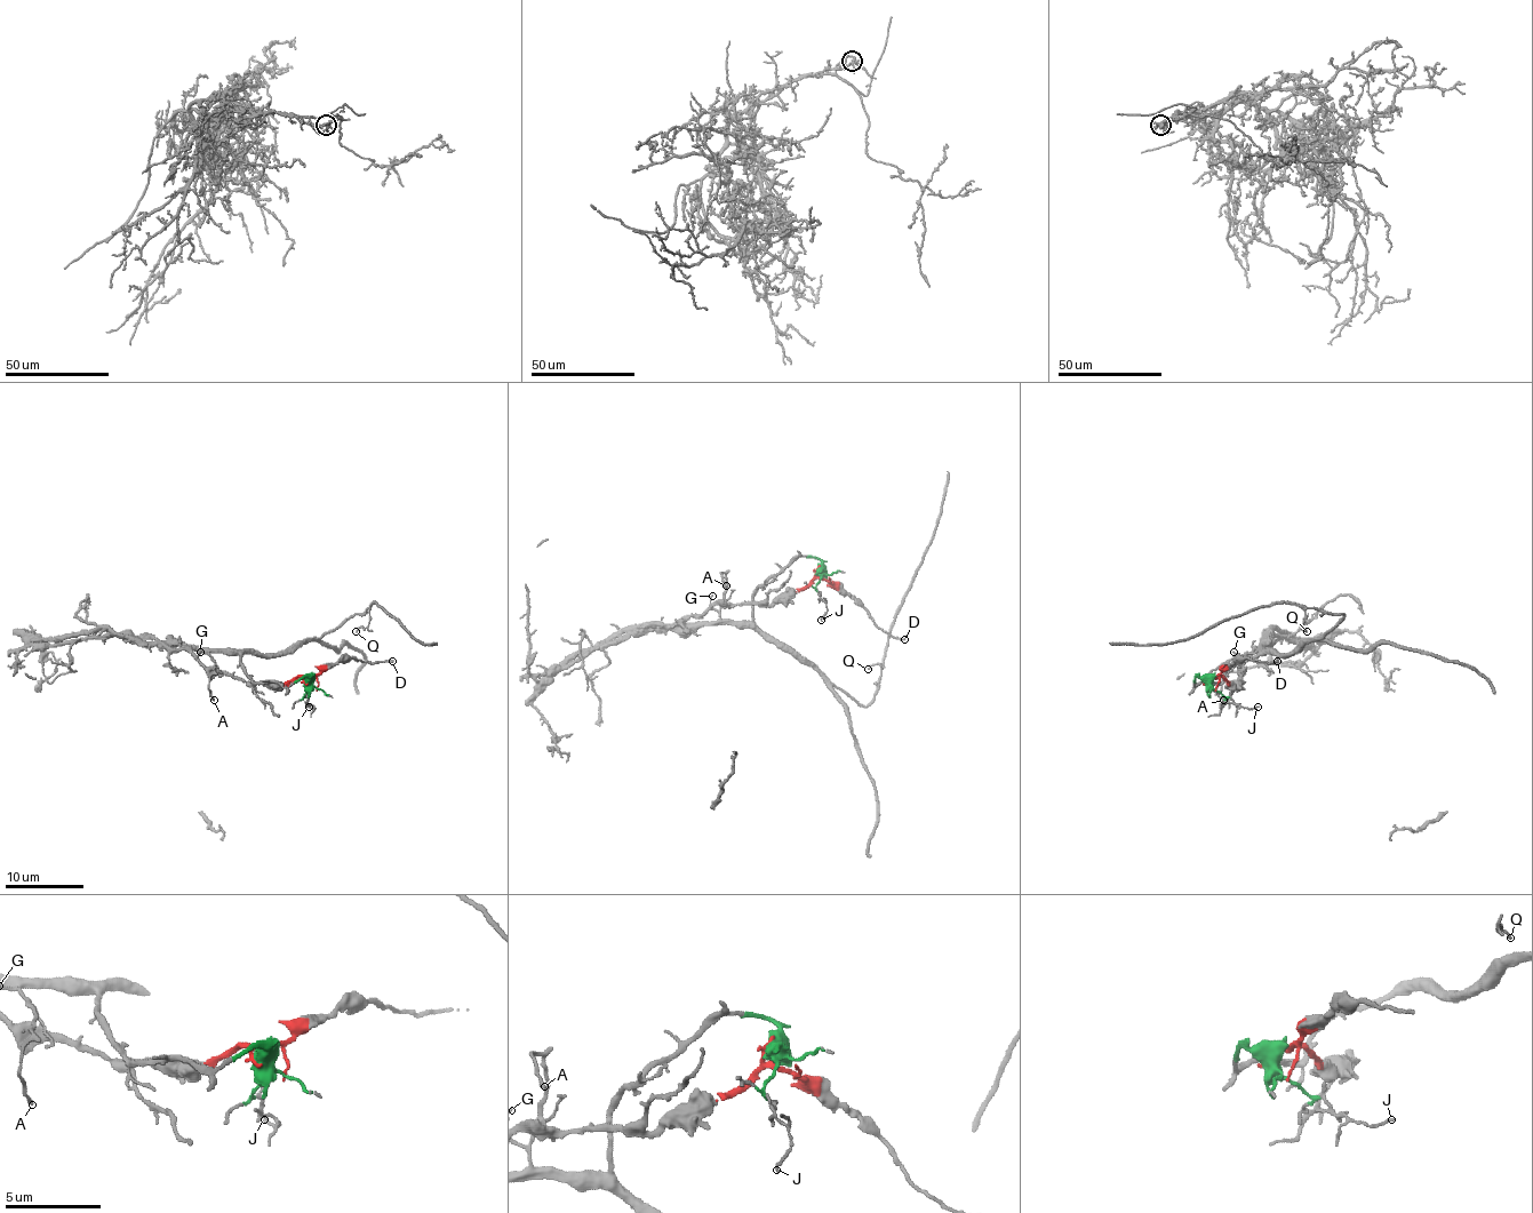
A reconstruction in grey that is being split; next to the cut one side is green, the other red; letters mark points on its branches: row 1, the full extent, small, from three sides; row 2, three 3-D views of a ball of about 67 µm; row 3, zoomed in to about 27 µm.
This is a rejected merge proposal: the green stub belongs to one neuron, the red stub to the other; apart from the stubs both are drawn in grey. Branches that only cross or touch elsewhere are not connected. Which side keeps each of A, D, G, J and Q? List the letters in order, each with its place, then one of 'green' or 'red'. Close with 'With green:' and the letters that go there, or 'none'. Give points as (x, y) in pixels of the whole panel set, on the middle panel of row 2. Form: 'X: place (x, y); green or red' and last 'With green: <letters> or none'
A: place (726, 585); green
D: place (904, 639); red
G: place (712, 596); red
J: place (821, 620); green
Q: place (868, 669); green
With green: A, J, Q

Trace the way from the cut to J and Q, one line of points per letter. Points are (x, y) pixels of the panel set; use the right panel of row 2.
J: (1212, 679), (1215, 689), (1243, 707), (1259, 707)
Q: (1212, 679), (1298, 652), (1344, 616), (1307, 608), (1307, 632)

